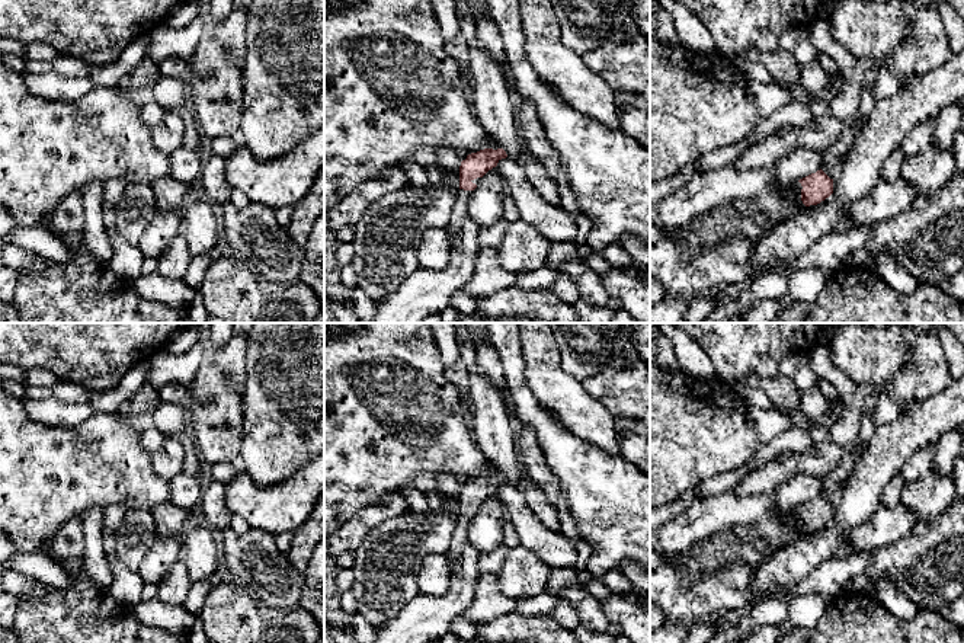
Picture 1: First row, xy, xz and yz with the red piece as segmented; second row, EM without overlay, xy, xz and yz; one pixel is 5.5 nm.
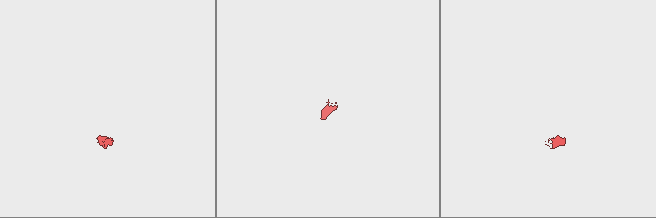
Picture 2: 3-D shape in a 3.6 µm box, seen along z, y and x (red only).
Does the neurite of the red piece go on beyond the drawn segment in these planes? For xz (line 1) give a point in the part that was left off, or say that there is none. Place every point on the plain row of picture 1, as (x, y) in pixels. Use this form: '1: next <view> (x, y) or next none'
1: next xz (460, 538)

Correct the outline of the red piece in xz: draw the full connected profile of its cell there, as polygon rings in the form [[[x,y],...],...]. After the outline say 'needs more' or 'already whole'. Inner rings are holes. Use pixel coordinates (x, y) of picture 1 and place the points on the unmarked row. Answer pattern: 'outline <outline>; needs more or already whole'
outline [[[490,463],[484,476],[471,479],[459,492],[459,515],[457,525],[451,537],[451,546],[446,551],[446,557],[451,563],[461,559],[464,547],[468,544],[468,527],[477,511],[473,508],[477,503],[483,503],[489,496],[497,492],[507,480],[499,470]]]; needs more

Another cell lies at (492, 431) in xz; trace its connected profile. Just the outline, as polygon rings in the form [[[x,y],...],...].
[[[478,364],[467,375],[475,409],[474,441],[499,473],[506,477],[507,483],[518,487],[525,470],[502,393],[490,383]]]

